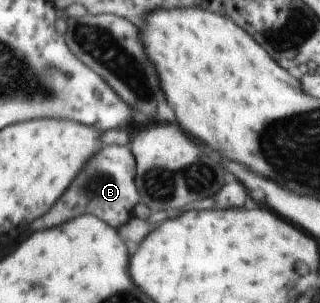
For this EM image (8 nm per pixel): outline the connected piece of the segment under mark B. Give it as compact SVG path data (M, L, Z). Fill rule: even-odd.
M104 144L100 153L84 167L84 171L80 171L76 183L72 183L72 187L68 189L68 195L64 195L64 199L60 199L60 203L56 203L56 207L48 215L44 215L44 219L38 219L34 223L36 231L58 227L88 213L100 217L117 230L135 217L135 209L141 197L137 186L137 161L134 155L130 155L130 149L129 146Z

